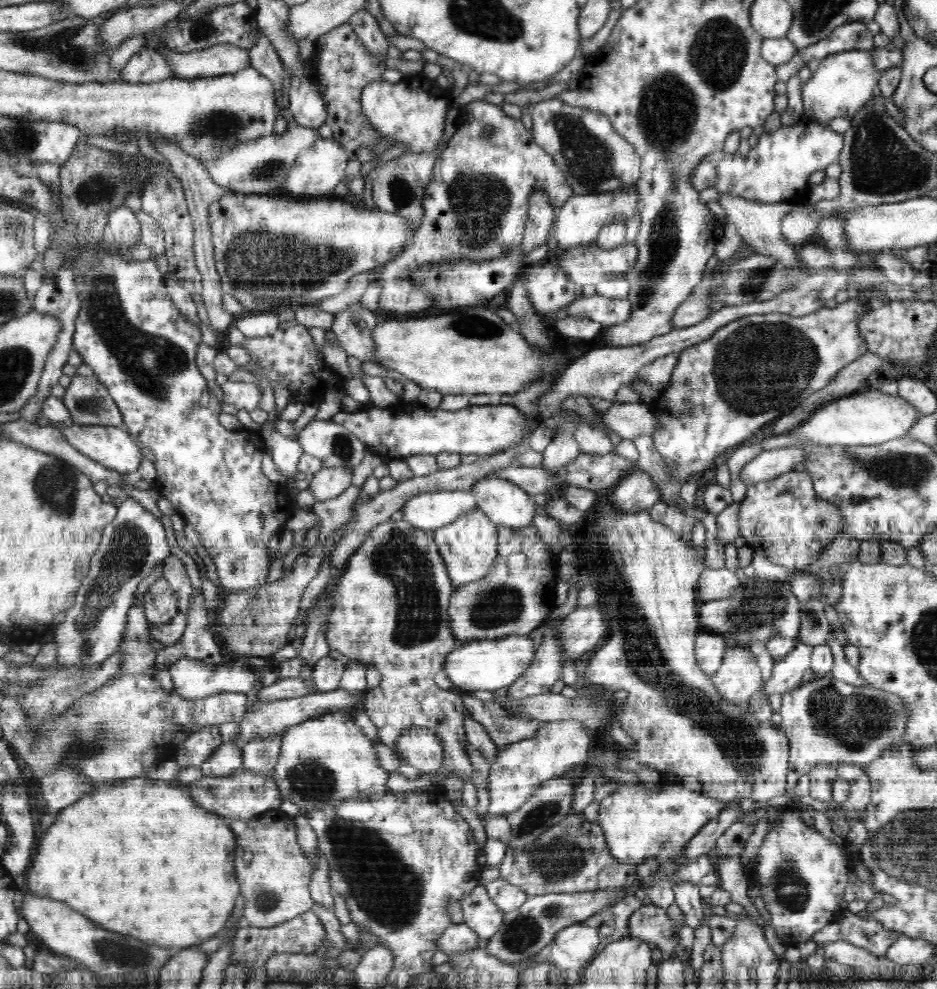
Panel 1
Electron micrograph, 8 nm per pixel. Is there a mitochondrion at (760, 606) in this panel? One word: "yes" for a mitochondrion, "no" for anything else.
yes

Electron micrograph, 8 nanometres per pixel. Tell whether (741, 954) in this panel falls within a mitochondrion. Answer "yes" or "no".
no

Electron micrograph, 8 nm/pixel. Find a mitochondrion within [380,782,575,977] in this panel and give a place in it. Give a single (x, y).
(523, 931)

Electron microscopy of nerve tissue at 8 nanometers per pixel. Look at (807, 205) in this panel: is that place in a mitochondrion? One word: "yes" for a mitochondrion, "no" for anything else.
no

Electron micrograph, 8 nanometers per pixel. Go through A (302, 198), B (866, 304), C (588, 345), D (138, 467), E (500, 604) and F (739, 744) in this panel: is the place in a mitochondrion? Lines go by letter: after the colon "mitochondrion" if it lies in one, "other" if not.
A: other
B: other
C: other
D: other
E: mitochondrion
F: mitochondrion

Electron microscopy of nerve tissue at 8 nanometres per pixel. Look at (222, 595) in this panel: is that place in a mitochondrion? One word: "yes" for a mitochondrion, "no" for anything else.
no

